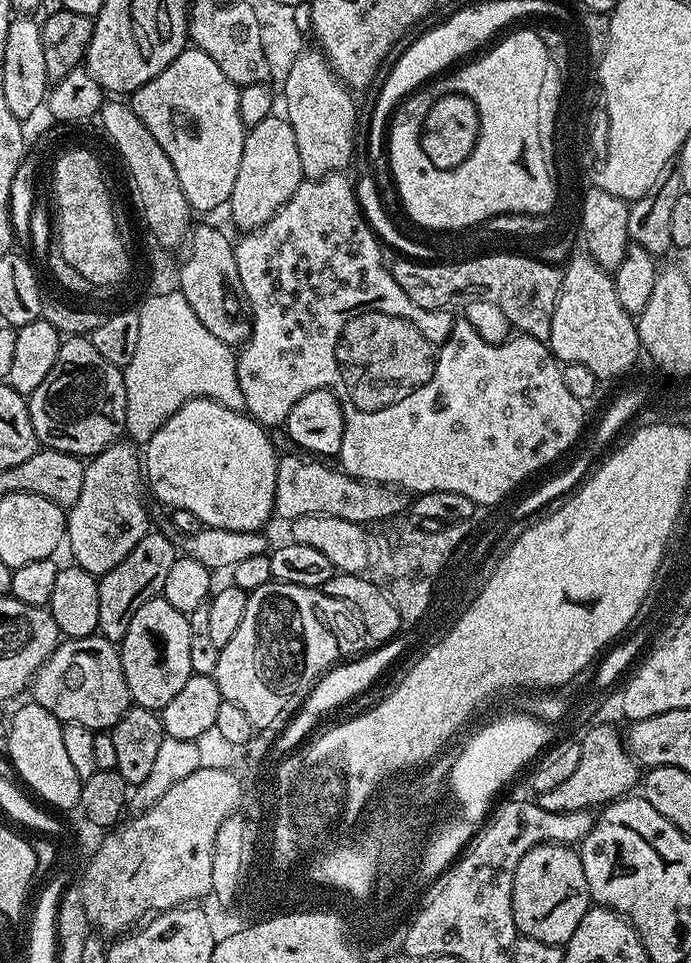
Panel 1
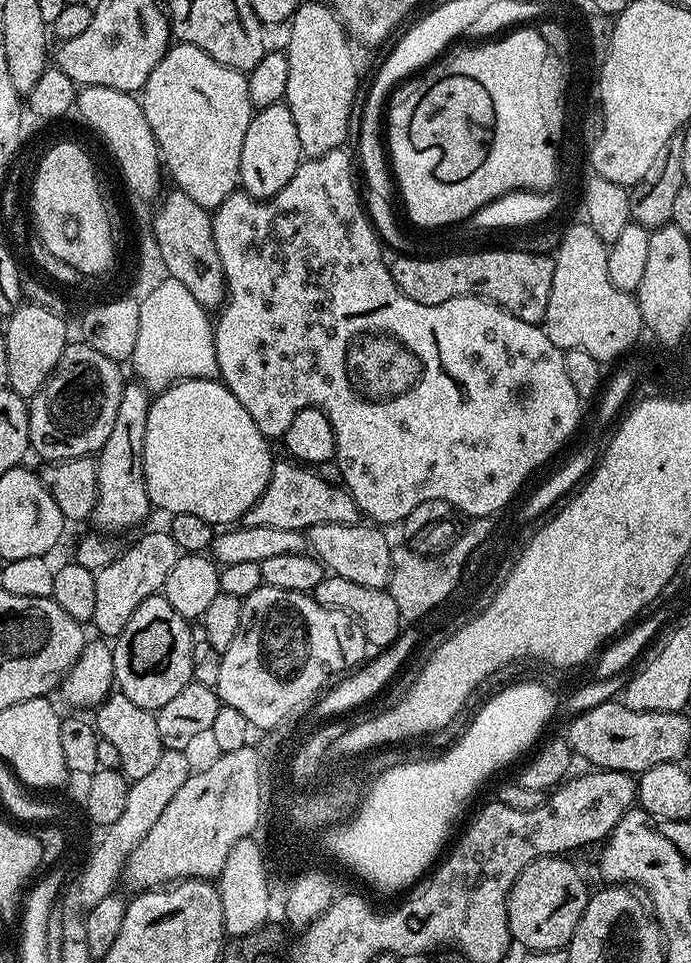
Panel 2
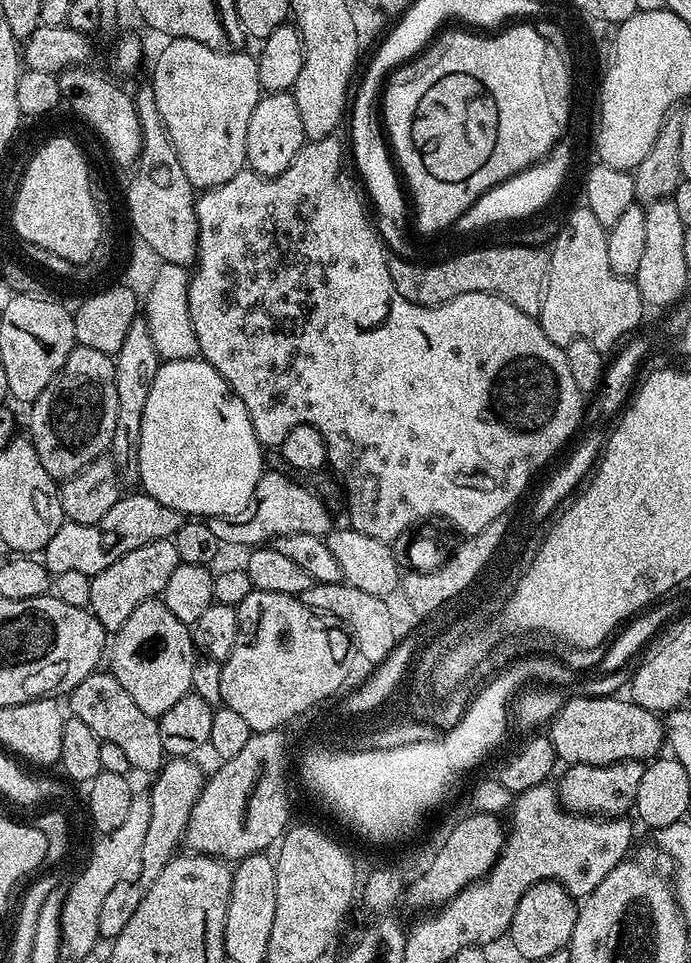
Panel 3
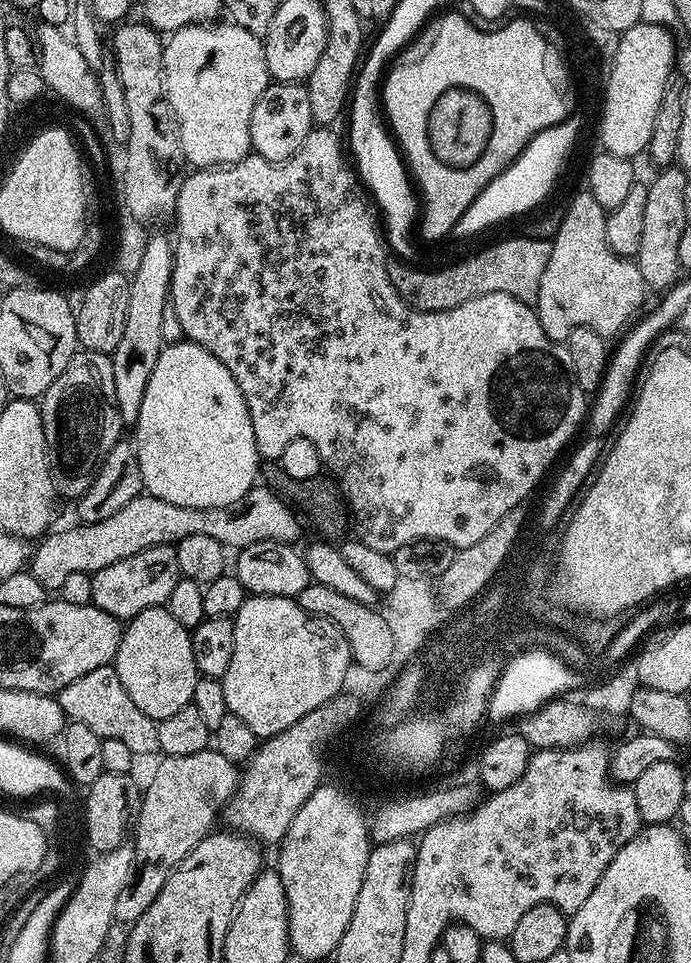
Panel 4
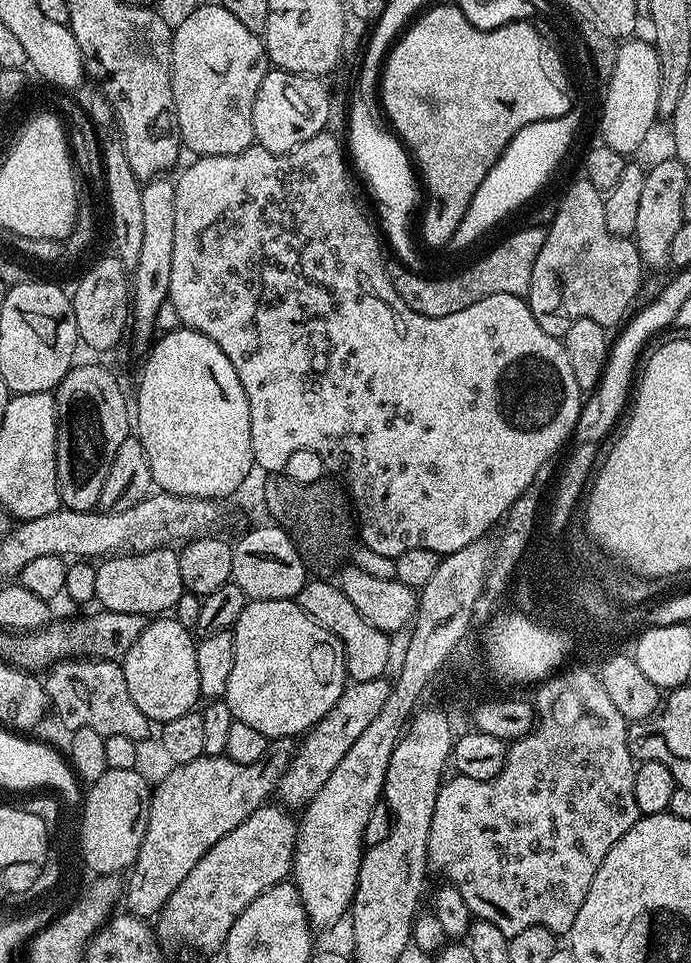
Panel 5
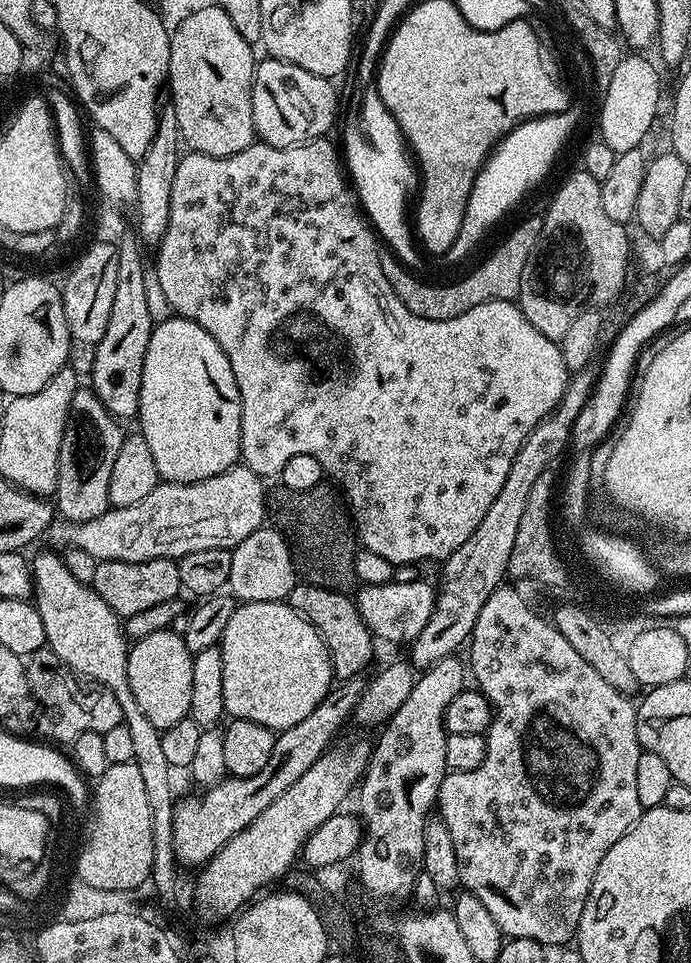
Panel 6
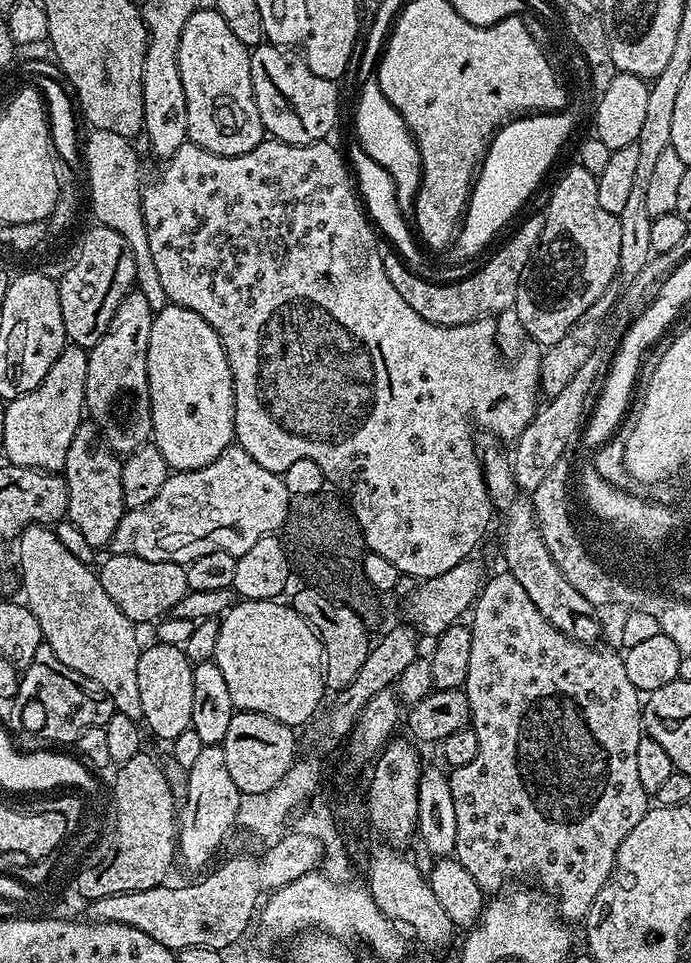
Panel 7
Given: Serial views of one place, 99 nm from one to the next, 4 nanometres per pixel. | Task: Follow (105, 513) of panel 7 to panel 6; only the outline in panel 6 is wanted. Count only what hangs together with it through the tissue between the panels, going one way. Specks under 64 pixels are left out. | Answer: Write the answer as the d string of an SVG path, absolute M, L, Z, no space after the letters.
M77 387L74 398L70 398L70 410L68 411L68 421L66 430L62 438L62 450L60 451L60 461L58 462L58 482L54 493L54 508L63 519L70 522L90 522L108 511L110 505L110 474L114 471L114 458L118 458L118 450L122 450L122 442L126 435L122 430L121 421L106 410L106 406L98 398L98 394L93 392L91 387Z

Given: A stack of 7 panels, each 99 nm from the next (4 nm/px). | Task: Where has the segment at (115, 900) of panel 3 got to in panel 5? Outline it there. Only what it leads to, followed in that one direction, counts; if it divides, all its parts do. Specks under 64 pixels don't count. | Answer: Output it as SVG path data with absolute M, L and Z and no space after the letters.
M276 738L269 743L268 751L258 762L243 764L234 762L230 757L200 756L194 762L177 764L164 781L152 788L152 801L148 807L148 821L146 822L146 834L142 838L142 846L138 850L138 858L127 873L126 887L122 892L122 900L128 903L127 911L131 915L141 918L156 918L164 908L165 902L182 886L182 878L198 866L202 854L214 846L234 826L242 826L254 810L265 807L269 803L268 795L275 793L280 786L282 774L288 768L292 757L296 755L297 745L288 738Z

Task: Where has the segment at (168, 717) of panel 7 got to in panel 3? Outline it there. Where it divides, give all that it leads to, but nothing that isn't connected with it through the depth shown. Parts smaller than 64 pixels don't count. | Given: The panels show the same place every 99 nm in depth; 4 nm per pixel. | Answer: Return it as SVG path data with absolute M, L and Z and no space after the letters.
M163 599L142 602L142 606L122 622L110 640L110 660L111 656L112 675L122 682L126 694L130 694L146 714L158 718L166 714L178 698L192 691L192 633L189 625L178 622L178 618L166 610Z

